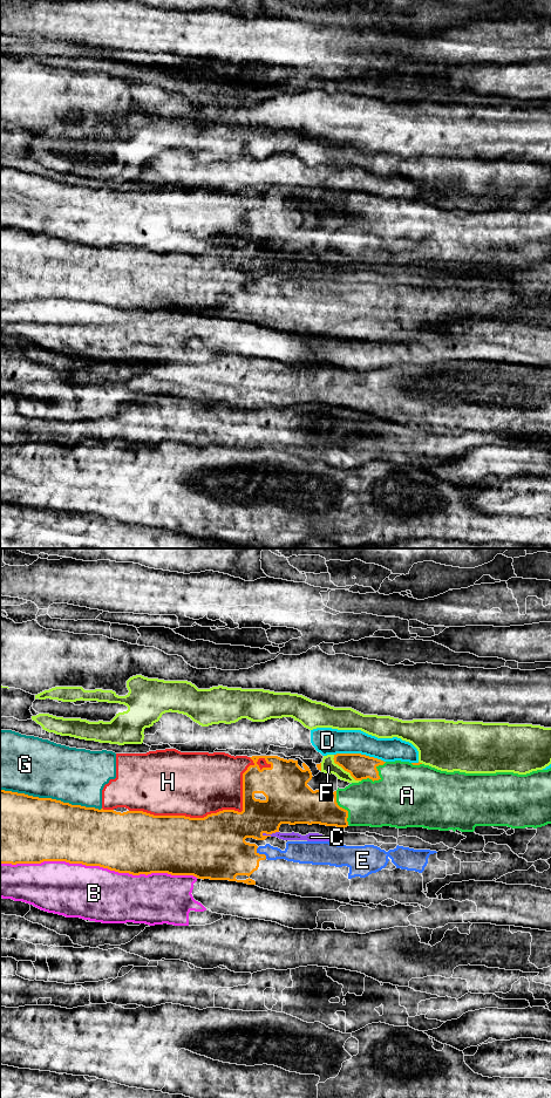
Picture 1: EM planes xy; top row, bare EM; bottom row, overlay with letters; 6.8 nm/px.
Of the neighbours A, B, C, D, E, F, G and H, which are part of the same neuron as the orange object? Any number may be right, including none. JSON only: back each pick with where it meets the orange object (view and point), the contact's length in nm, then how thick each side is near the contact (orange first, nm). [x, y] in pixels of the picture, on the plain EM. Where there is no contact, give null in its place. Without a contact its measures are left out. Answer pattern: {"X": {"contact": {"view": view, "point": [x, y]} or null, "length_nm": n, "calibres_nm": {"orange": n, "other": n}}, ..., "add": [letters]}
{"E": {"contact": {"view": "xy", "point": [260, 292]}, "length_nm": 100, "calibres_nm": {"orange": 340, "other": 140}}, "add": ["E"]}

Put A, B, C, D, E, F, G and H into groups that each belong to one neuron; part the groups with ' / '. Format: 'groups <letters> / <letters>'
groups A G H / B / C / D / E / F

